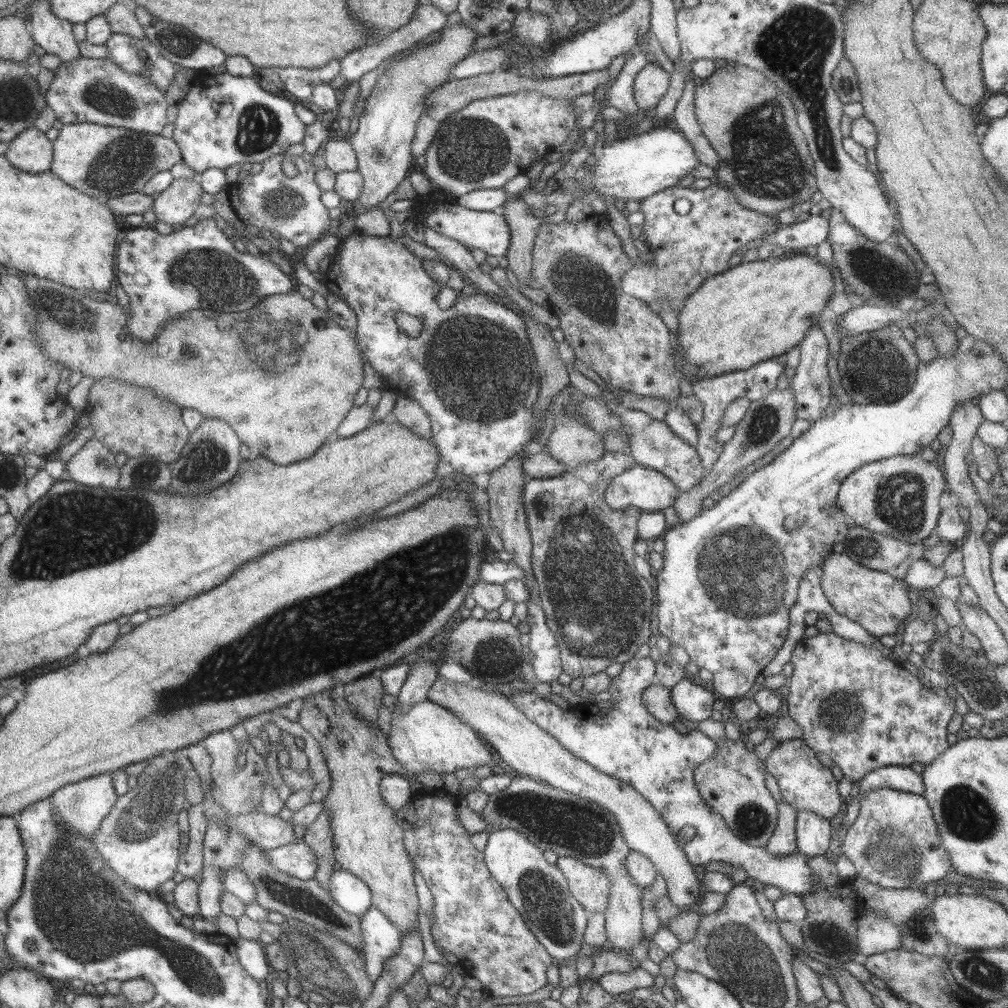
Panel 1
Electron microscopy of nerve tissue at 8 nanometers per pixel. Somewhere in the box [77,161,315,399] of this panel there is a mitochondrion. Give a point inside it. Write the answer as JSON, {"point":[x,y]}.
{"point":[217,278]}

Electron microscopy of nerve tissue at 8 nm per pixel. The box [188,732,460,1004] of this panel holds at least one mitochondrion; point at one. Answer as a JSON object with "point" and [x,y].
{"point":[315,957]}

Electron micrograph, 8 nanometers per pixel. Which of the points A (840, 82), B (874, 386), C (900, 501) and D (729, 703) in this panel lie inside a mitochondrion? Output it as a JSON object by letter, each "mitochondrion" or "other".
{"A":"mitochondrion","B":"mitochondrion","C":"mitochondrion","D":"other"}

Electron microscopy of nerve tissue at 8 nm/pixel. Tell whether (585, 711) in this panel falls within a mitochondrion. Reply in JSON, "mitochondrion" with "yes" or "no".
{"mitochondrion":"no"}

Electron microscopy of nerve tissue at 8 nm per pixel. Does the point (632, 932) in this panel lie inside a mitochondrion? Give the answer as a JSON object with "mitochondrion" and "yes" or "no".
{"mitochondrion":"no"}

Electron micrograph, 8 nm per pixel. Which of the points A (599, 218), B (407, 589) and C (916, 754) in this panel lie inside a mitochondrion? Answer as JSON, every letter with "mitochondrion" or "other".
{"A":"other","B":"mitochondrion","C":"other"}

